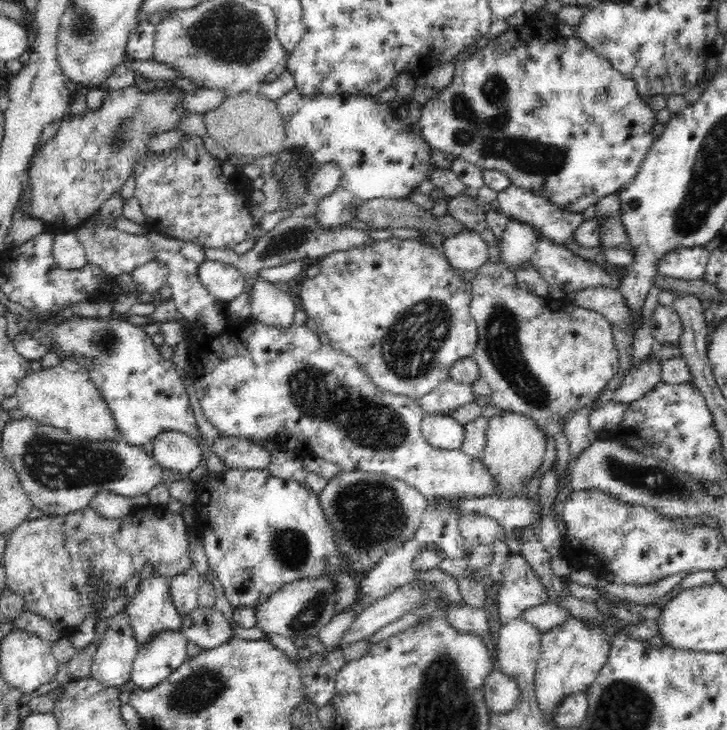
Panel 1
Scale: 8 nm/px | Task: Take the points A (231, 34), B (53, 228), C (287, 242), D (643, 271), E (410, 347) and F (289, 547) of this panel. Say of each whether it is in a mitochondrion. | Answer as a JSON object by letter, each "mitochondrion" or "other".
{"A":"mitochondrion","B":"other","C":"mitochondrion","D":"other","E":"mitochondrion","F":"mitochondrion"}

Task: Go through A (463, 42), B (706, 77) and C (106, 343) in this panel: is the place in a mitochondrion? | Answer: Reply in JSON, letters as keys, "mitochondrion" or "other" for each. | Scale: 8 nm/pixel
{"A":"other","B":"other","C":"mitochondrion"}

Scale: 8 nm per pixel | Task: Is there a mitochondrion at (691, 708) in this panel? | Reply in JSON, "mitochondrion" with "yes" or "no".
{"mitochondrion":"no"}

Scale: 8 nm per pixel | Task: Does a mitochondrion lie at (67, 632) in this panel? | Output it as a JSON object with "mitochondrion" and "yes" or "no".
{"mitochondrion":"no"}

